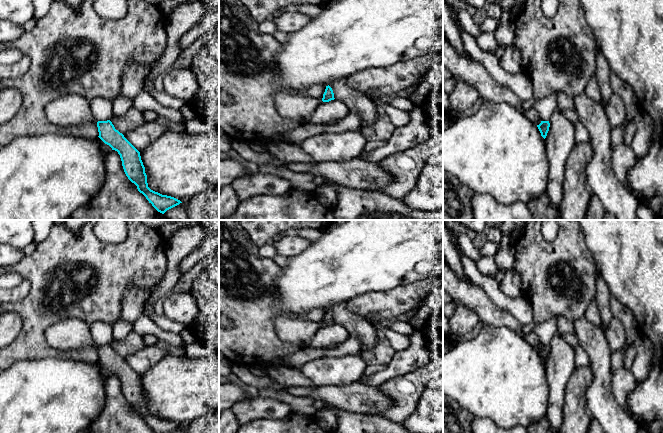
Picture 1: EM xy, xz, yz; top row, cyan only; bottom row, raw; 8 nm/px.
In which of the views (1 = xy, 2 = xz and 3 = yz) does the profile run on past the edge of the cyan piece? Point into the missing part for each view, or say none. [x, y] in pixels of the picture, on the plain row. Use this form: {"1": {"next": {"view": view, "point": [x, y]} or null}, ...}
{"1": {"next": null}, "2": {"next": null}, "3": {"next": null}}

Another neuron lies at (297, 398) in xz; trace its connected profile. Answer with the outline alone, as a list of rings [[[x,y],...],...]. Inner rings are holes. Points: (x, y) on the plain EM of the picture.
[[[290,387],[280,391],[264,389],[258,392],[261,397],[276,399],[290,406],[291,413],[313,416],[323,410],[325,406],[321,400],[314,400],[308,395],[313,391],[313,387]]]

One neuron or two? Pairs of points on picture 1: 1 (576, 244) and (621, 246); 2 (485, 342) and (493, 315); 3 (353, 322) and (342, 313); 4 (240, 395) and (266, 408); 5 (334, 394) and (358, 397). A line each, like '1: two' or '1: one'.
1: two
2: two
3: one
4: two
5: one

